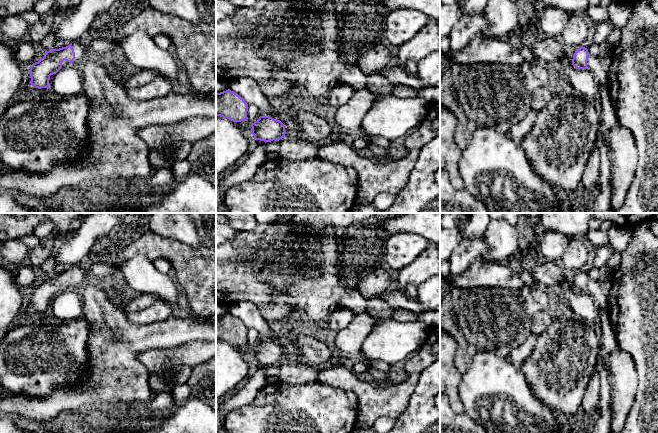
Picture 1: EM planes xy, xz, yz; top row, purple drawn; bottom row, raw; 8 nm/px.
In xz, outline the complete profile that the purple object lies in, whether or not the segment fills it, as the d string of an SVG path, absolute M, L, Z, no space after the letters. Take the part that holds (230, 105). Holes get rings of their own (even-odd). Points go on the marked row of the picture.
M230 89L216 93L216 116L233 122L248 121L248 104Z

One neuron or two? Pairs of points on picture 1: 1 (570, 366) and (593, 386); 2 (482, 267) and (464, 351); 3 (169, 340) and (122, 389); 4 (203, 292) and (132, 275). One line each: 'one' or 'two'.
1: two
2: two
3: one
4: two

